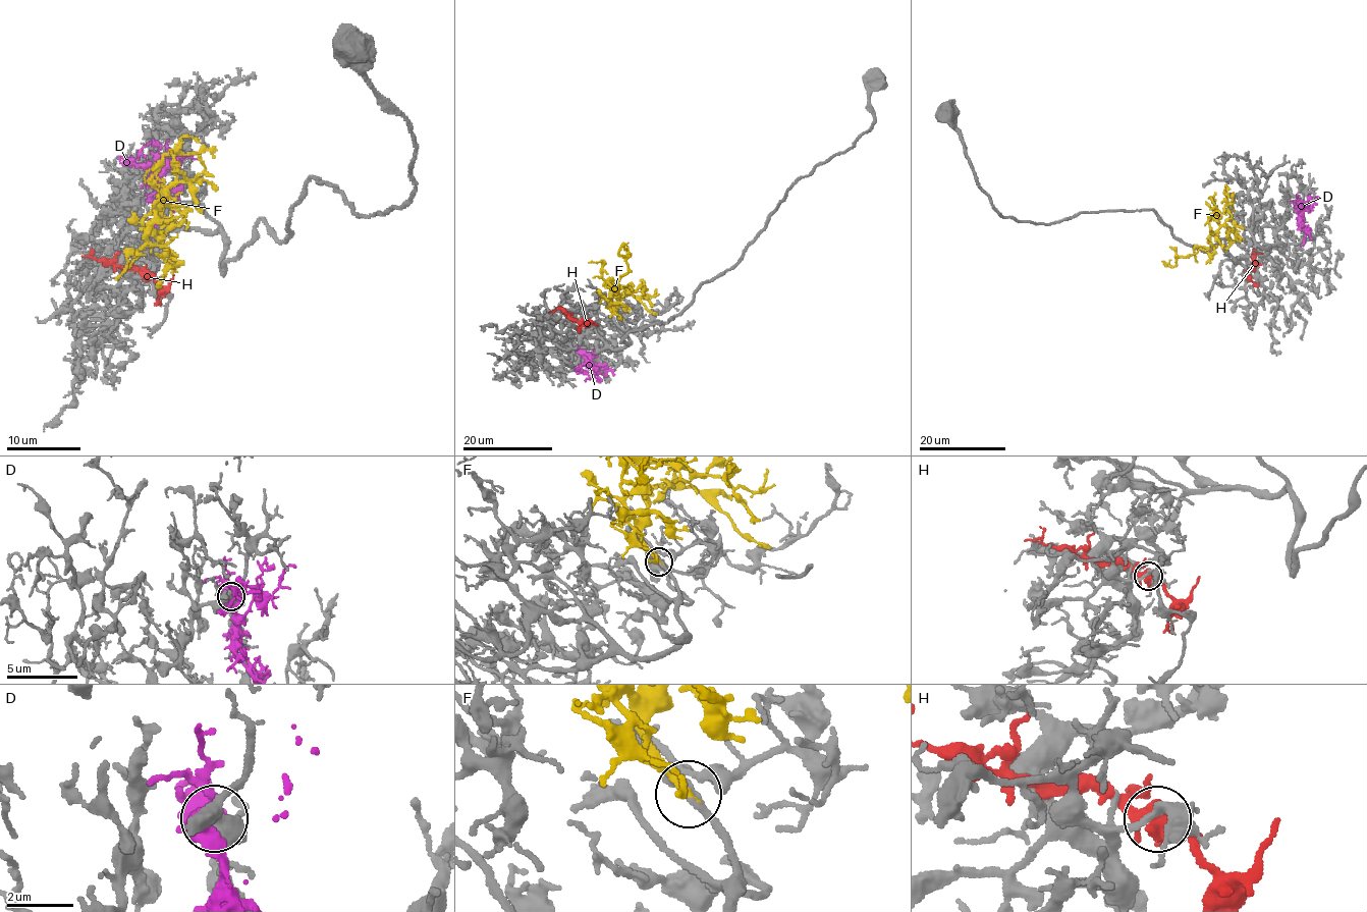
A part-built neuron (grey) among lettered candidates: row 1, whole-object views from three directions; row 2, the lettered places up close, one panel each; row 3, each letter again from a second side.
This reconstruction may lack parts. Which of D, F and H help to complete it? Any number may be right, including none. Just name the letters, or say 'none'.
F

